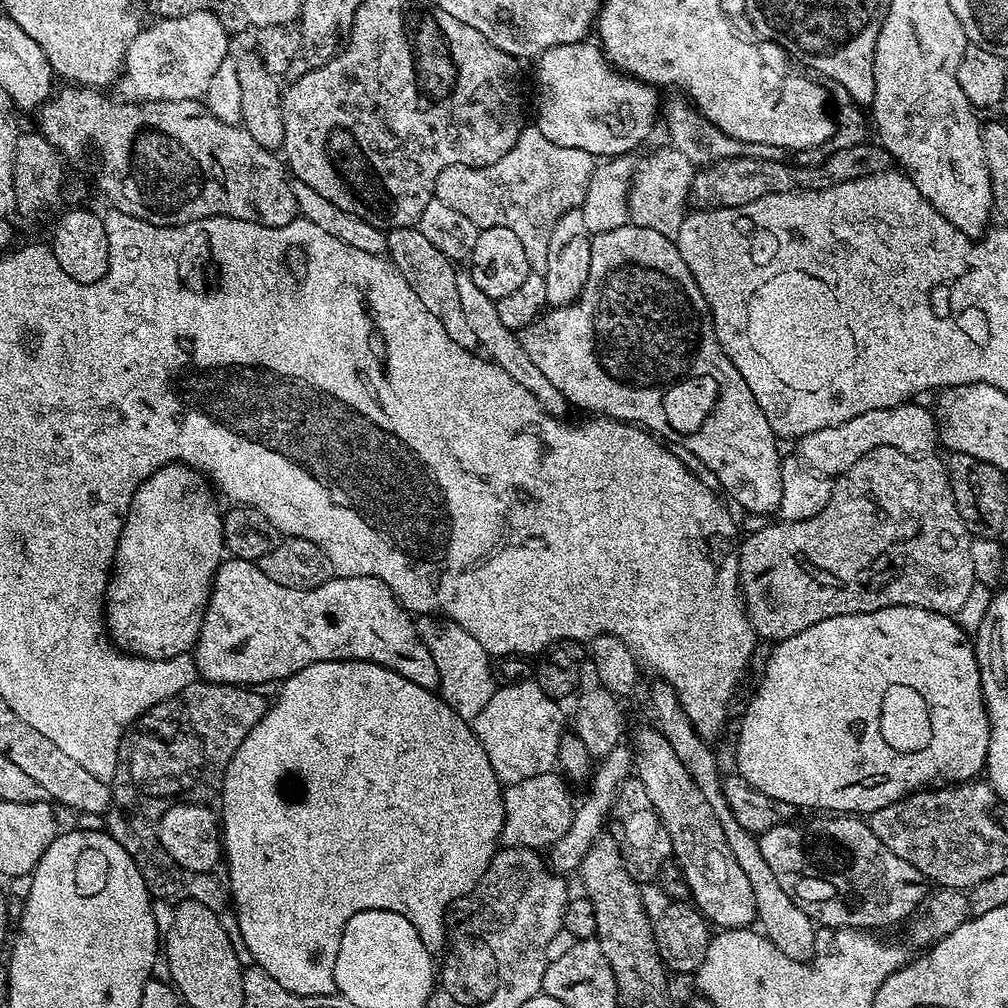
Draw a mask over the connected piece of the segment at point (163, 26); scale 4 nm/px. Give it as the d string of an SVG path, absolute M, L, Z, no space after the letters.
M213 12L157 19L155 23L143 27L126 50L124 67L118 77L119 95L128 102L200 100L210 86L210 78L214 78L218 66L230 55L229 32Z

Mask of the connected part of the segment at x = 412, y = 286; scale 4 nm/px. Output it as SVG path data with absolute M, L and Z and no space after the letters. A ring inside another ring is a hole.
M419 227L394 228L387 233L388 247L387 259L402 274L407 288L426 306L429 317L435 320L444 335L450 338L450 342L458 342L458 346L469 350L477 347L474 338L474 330L466 323L466 314L458 306L458 286L456 285L457 269L453 261L442 254L433 244L426 239L426 234L420 232Z

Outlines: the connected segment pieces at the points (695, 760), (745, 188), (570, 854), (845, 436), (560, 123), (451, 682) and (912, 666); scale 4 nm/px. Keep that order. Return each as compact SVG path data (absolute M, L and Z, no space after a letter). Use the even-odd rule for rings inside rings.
M656 682L652 688L652 712L656 715L655 727L664 735L666 742L678 754L678 762L686 766L690 778L702 790L706 802L714 810L714 818L722 826L722 834L726 834L726 842L730 846L730 854L734 854L734 859L738 861L738 866L746 870L746 878L750 878L750 890L754 890L754 902L756 903L756 919L759 927L774 946L795 960L807 961L815 953L818 947L816 941L817 925L808 917L807 912L797 904L786 890L782 890L782 885L778 883L778 878L774 878L774 870L770 870L769 863L762 856L759 839L753 833L745 830L738 822L738 818L730 810L730 806L724 797L724 782L720 764L716 761L716 756L712 753L712 748L705 737L696 733L696 728L692 724L692 719L686 714L684 707L680 705L678 694L663 682Z
M720 129L724 137L732 138L744 146L744 156L721 161L697 169L692 176L689 205L695 211L737 208L748 205L768 193L789 191L791 186L803 181L802 165L792 166L787 162L788 150L768 140L737 138L736 132ZM792 183L792 184L789 184ZM796 183L796 184L794 184Z
M619 746L610 750L595 765L594 771L590 777L588 794L584 801L575 805L572 821L566 831L555 841L554 847L560 851L560 864L555 871L560 874L575 873L579 869L584 855L594 846L594 842L601 836L606 828L606 817L612 809L612 801L616 797L616 792L620 784L628 779L634 768L634 752L631 747ZM564 836L564 837L562 837Z
M920 402L899 404L900 412L882 410L866 410L866 414L858 414L858 418L850 418L850 422L842 422L838 426L830 426L826 430L814 430L814 434L799 437L799 459L821 476L835 478L841 476L858 458L870 454L875 448L893 448L902 454L922 456L937 447L936 418L928 412Z
M581 42L554 46L543 52L541 56L535 57L534 64L536 64L536 120L534 120L534 124L542 134L546 134L546 138L550 138L550 142L554 142L554 146L570 146L570 150L586 150L586 154L590 154L593 158L626 156L635 153L635 148L651 134L652 124L648 120L654 119L655 116L657 119L658 116L658 110L656 114L657 89L653 85L645 84L644 81L636 79L635 76L627 75L613 68L608 63L603 51L595 43Z
M420 614L415 617L415 622L426 650L430 650L430 658L434 658L434 666L438 666L439 695L463 720L470 722L486 702L490 702L498 687L498 681L492 677L493 661L487 650L453 620L436 614Z
M890 606L873 612L826 618L826 622L814 622L814 626L802 630L802 634L779 641L773 648L776 649L764 664L764 677L740 720L735 768L742 779L750 782L750 786L770 794L770 798L778 798L778 802L786 802L796 810L816 808L812 810L827 810L832 814L871 814L912 792L931 789L941 782L971 782L985 771L992 727L988 721L988 708L984 704L980 667L969 633L964 632L952 616L914 606Z

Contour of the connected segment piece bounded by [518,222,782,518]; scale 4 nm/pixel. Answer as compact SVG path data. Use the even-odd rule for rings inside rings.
M631 222L618 230L595 233L590 246L590 274L586 278L586 286L580 292L580 298L573 300L571 304L562 304L545 311L532 323L519 329L518 335L526 354L530 354L530 362L534 362L534 366L538 366L542 374L546 374L547 381L552 383L554 390L558 390L568 399L573 409L585 408L588 414L595 414L600 418L635 424L653 434L659 434L669 445L681 444L684 448L692 448L693 454L712 471L713 478L724 480L729 496L727 499L741 504L745 513L764 518L767 517L767 512L775 513L779 509L782 502L782 455L776 449L777 434L770 422L766 422L766 414L762 414L762 406L758 406L754 394L750 394L746 378L738 374L734 362L730 362L730 358L722 350L712 325L712 311L708 309L706 298L702 298L702 290L698 290L698 280L690 272L690 264L682 262L682 254L678 254L673 237L663 236L657 230L636 228Z

